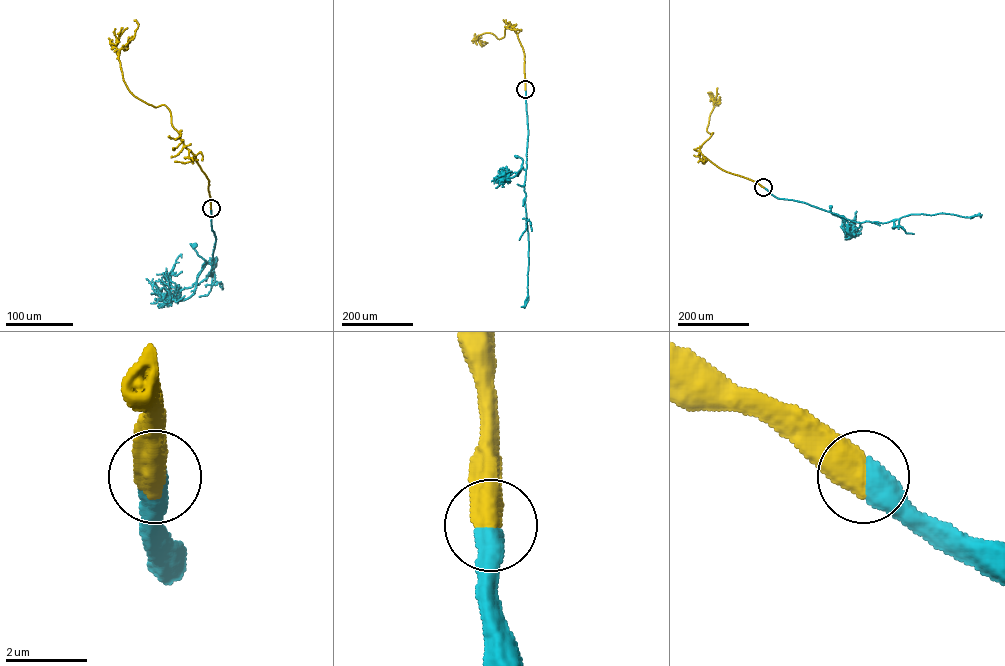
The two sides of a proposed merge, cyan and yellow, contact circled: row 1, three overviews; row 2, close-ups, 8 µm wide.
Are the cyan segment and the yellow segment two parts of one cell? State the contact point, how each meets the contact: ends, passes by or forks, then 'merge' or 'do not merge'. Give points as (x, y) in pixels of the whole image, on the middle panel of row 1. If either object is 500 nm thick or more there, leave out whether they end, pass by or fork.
(525, 89) | merge

